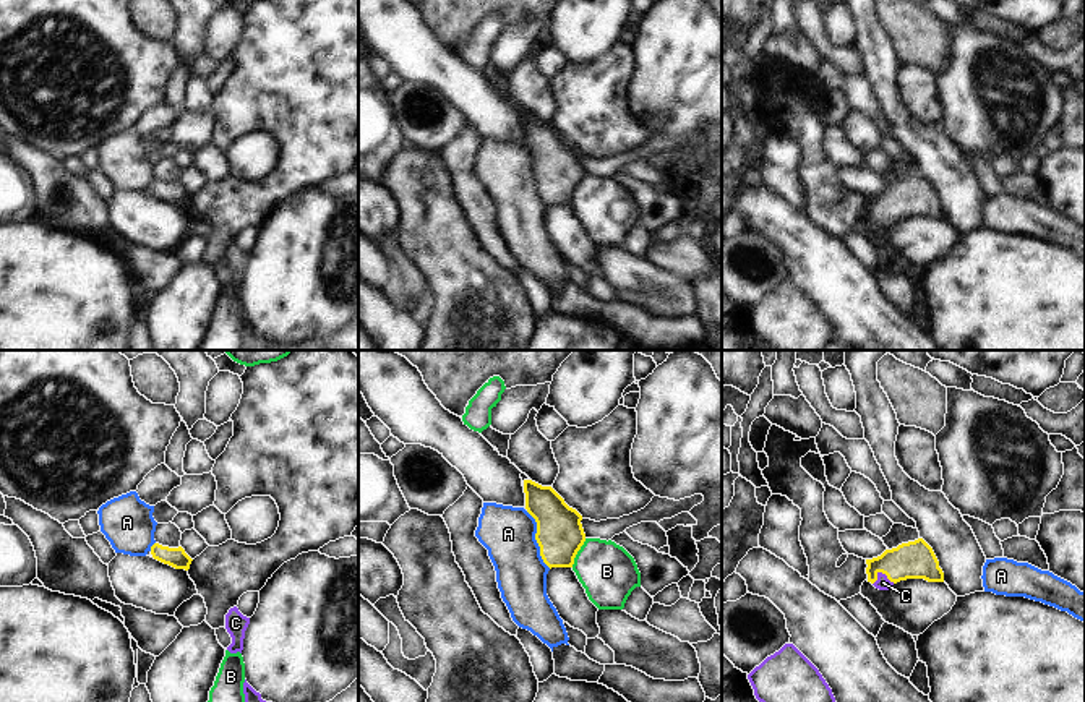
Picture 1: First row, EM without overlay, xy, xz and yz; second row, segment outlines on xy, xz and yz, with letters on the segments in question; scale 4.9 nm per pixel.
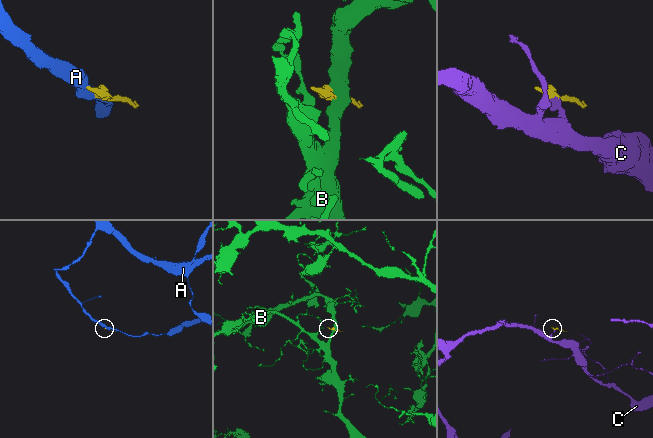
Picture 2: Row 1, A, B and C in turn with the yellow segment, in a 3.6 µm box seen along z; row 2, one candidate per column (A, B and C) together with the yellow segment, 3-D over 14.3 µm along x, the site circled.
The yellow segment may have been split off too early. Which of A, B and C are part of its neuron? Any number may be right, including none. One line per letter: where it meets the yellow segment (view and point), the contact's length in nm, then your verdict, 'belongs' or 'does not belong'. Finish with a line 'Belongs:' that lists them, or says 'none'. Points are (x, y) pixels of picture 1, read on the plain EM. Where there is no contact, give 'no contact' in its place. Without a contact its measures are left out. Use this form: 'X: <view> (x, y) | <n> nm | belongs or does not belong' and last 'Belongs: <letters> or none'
A: xz (536, 175) | 320 nm | does not belong
B: xz (576, 190) | 160 nm | does not belong
C: yz (881, 208) | 110 nm | belongs
Belongs: C

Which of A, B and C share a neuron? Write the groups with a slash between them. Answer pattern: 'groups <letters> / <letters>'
groups A / B / C

